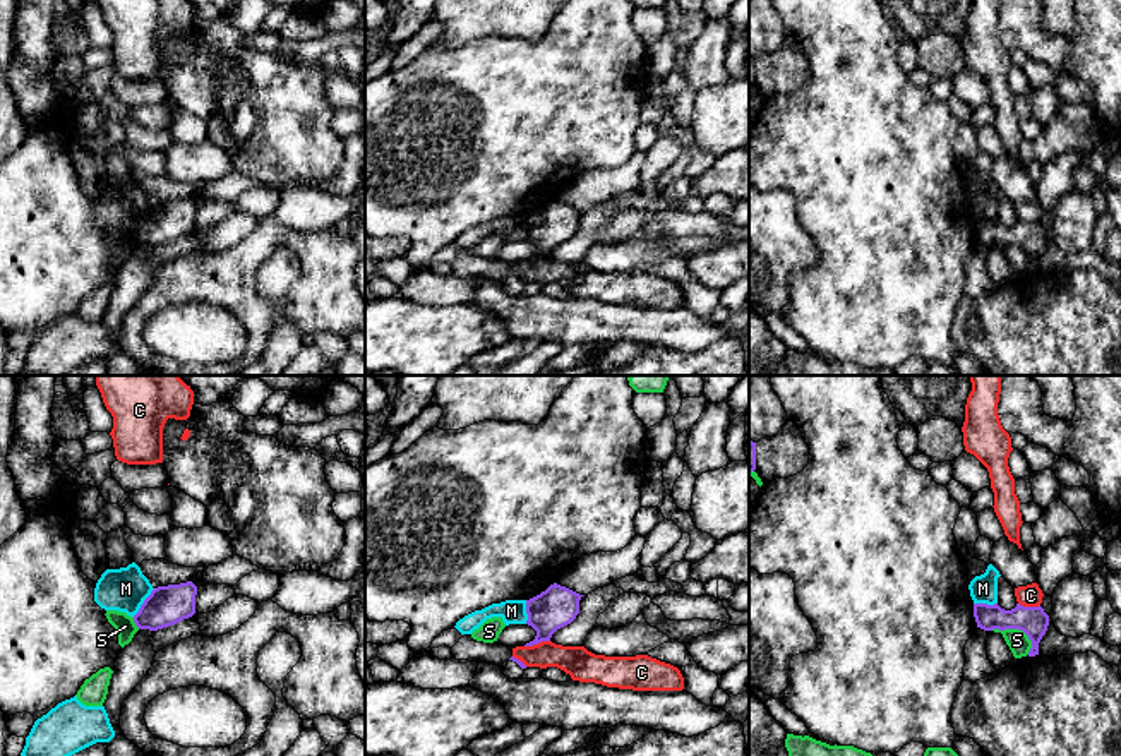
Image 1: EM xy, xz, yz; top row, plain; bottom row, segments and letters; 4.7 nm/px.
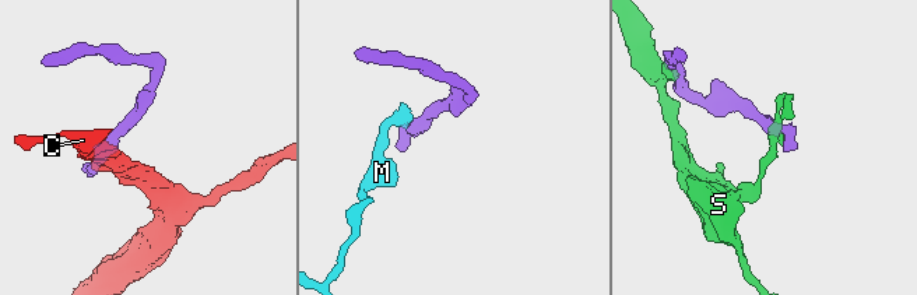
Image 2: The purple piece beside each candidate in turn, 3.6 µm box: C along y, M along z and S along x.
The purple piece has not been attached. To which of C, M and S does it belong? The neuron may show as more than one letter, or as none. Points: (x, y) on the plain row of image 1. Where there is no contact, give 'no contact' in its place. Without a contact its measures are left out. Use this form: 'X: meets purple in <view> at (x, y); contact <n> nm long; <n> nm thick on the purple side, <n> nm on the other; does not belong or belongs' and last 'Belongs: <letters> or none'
C: meets purple in xz at (537, 259); contact 120 nm long; 190 nm thick on the purple side, 150 nm on the other; does not belong
M: meets purple in xy at (144, 218); contact 170 nm long; 190 nm thick on the purple side, 200 nm on the other; does not belong
S: meets purple in yz at (1019, 244); contact 220 nm long; 140 nm thick on the purple side, 100 nm on the other; does not belong
Belongs: none

